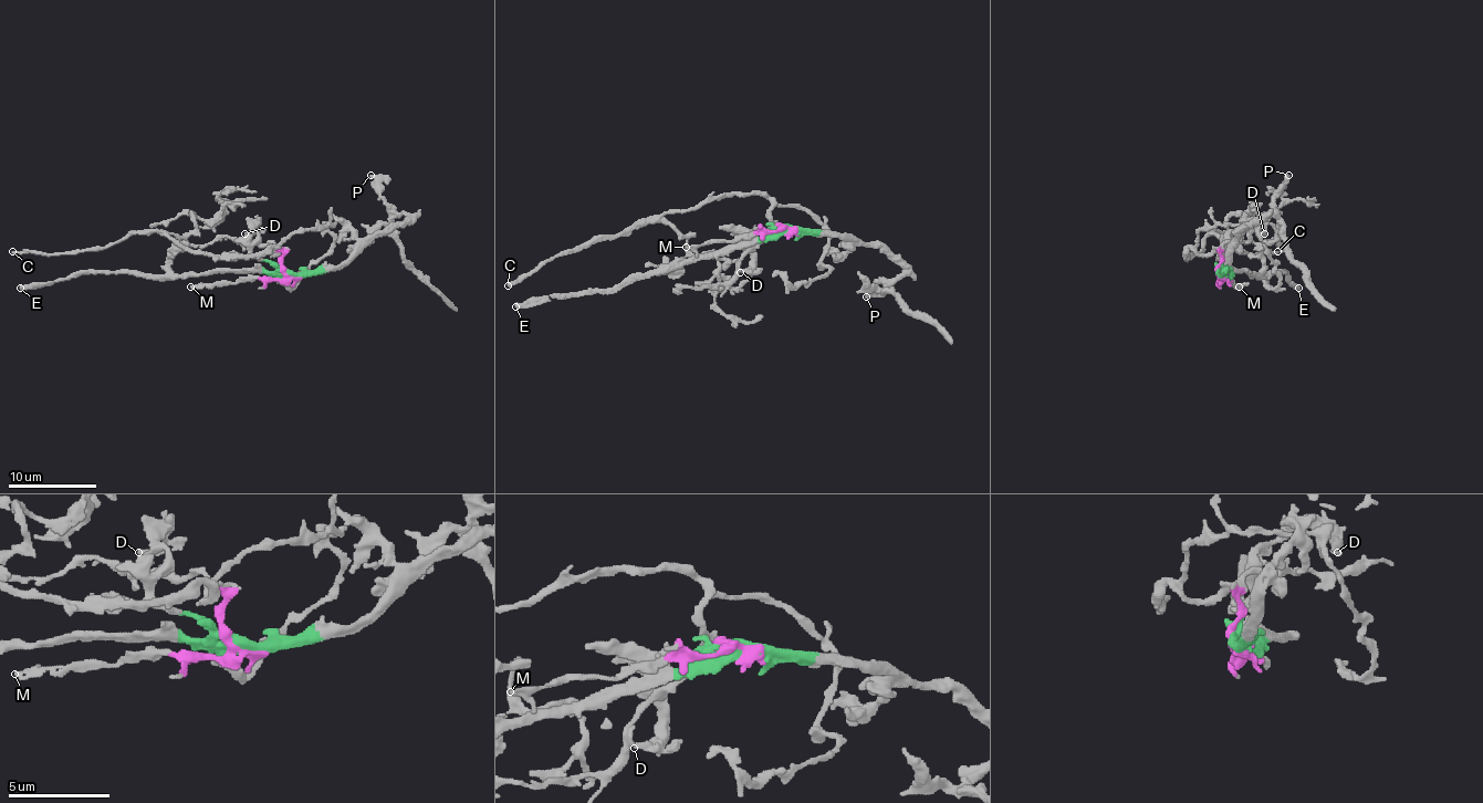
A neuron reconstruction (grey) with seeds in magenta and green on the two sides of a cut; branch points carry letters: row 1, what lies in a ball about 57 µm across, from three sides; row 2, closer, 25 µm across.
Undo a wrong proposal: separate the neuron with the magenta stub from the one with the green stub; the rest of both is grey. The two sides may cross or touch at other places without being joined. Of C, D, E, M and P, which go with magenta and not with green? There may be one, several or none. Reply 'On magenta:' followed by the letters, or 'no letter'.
On magenta: C, M

